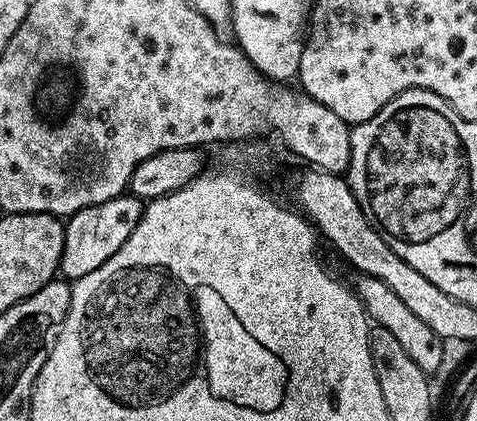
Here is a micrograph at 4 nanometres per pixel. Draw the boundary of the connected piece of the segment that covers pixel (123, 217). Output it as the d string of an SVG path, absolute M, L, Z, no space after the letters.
M125 194L110 198L106 202L98 202L94 206L86 206L73 216L67 217L59 275L75 282L98 270L98 266L102 266L102 262L118 254L118 250L122 250L122 242L126 242L126 238L134 234L138 222L144 217L145 207L145 201L137 196Z

